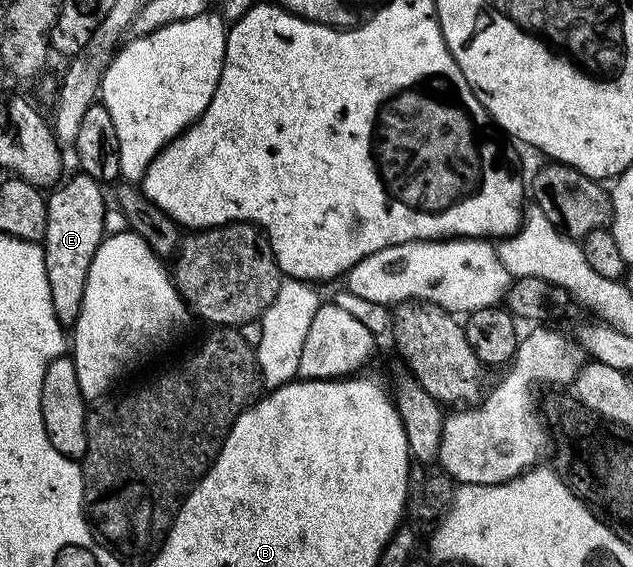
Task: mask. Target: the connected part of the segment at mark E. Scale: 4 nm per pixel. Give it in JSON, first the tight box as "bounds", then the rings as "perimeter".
{"bounds":[41,171,108,327],"perimeter":[[[81,171],[75,173],[75,177],[67,176],[46,197],[48,223],[46,236],[41,242],[44,263],[48,271],[48,287],[52,291],[52,303],[54,310],[58,312],[58,322],[63,327],[73,327],[76,323],[92,259],[103,237],[108,233],[106,201],[102,198],[103,186],[86,173]]]}

